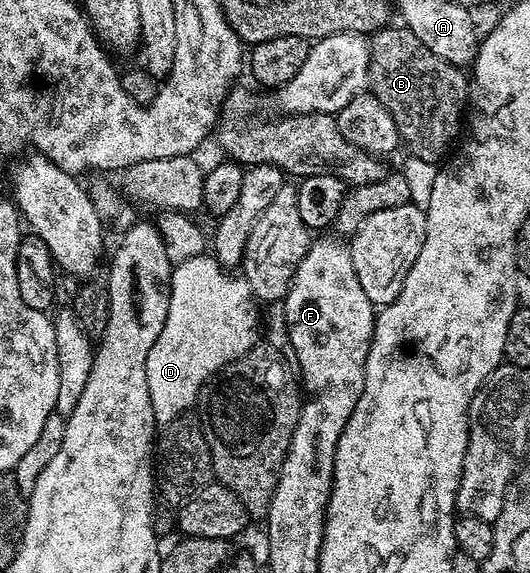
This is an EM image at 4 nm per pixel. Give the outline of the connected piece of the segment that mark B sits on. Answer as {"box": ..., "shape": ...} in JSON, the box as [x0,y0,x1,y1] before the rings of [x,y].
{"box":[369,26,468,165],"shape":[[[387,26],[379,28],[369,37],[370,46],[370,79],[369,91],[392,114],[392,122],[396,122],[399,141],[406,144],[406,152],[416,158],[424,158],[424,162],[437,165],[442,155],[451,151],[450,143],[457,141],[458,127],[463,127],[464,113],[468,108],[468,76],[463,69],[454,64],[444,62],[444,58],[436,58],[416,34],[412,34],[405,26]]]}

